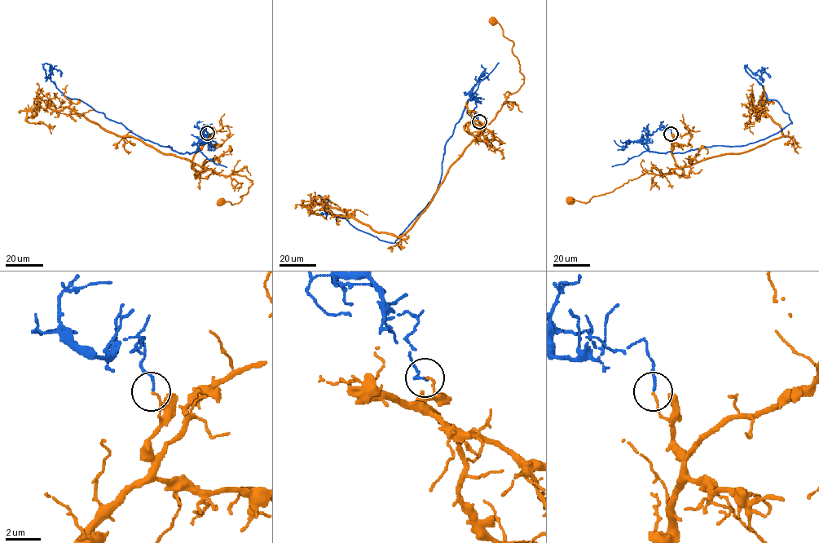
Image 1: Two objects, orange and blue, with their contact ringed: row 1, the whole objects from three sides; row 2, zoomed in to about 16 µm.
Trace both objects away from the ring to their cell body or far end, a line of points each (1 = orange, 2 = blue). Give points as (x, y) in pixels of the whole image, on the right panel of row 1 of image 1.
1: (671, 134), (671, 153), (683, 170), (680, 175), (671, 169), (662, 175), (645, 173), (587, 202), (570, 199)
2: (671, 134), (658, 128), (648, 149), (741, 146), (777, 133), (792, 123), (789, 115), (746, 66), (770, 75)

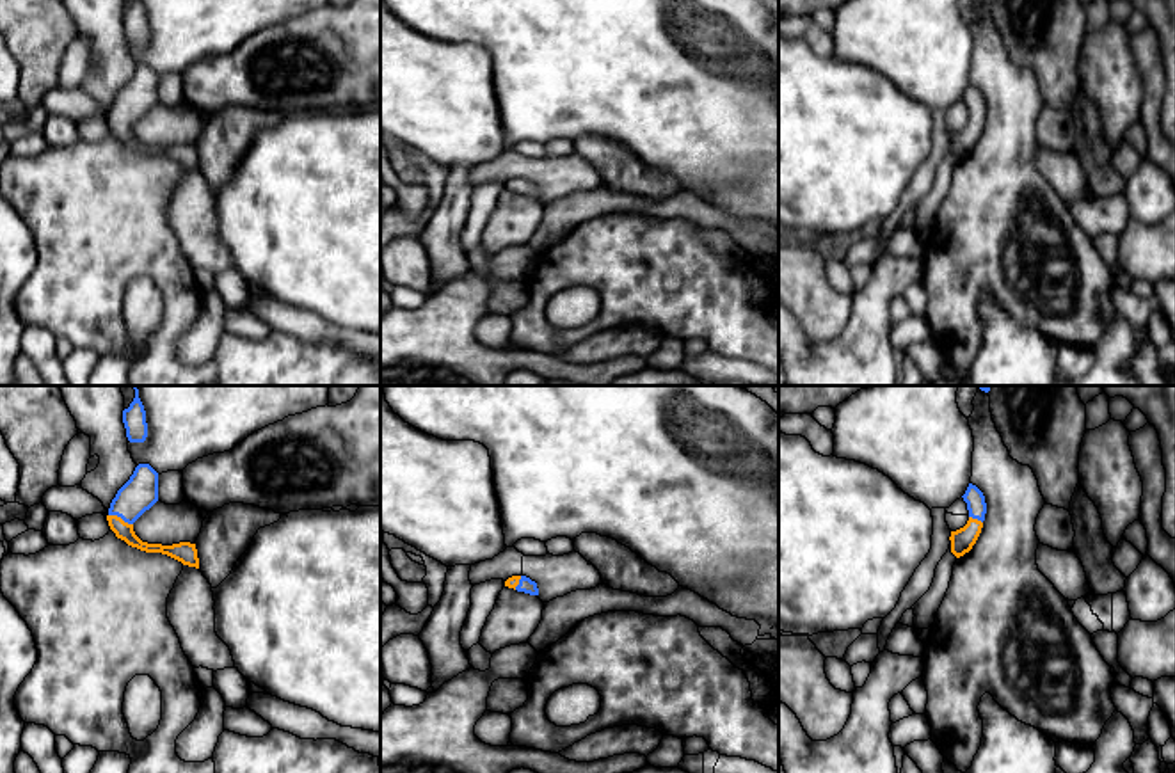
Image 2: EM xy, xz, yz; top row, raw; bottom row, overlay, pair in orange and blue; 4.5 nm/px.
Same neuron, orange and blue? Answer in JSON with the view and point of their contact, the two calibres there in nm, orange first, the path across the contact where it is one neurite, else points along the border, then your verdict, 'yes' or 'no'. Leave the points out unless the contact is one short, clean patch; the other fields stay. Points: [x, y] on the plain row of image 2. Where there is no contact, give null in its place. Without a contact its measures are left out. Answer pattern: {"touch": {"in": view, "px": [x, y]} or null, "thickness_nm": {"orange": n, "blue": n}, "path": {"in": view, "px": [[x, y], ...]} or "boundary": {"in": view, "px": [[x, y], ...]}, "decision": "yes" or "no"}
{"touch": {"in": "xy", "px": [119, 119]}, "thickness_nm": {"orange": 80, "blue": 160}, "decision": "no"}

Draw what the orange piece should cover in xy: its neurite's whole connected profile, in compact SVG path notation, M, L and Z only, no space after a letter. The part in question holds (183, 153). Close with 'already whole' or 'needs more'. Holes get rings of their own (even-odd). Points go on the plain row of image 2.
M107 117L107 123L108 123L110 131L116 135L116 139L124 142L128 147L137 149L146 155L162 155L181 163L183 167L199 171L196 146L190 146L190 144L180 144L172 147L148 146L148 144L142 144L135 137L133 126L124 124L121 119Z | already whole

